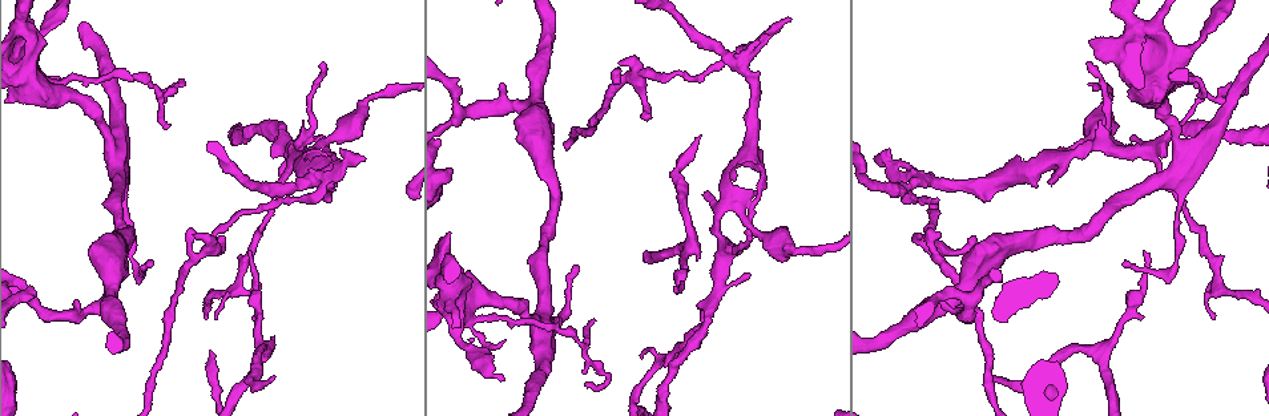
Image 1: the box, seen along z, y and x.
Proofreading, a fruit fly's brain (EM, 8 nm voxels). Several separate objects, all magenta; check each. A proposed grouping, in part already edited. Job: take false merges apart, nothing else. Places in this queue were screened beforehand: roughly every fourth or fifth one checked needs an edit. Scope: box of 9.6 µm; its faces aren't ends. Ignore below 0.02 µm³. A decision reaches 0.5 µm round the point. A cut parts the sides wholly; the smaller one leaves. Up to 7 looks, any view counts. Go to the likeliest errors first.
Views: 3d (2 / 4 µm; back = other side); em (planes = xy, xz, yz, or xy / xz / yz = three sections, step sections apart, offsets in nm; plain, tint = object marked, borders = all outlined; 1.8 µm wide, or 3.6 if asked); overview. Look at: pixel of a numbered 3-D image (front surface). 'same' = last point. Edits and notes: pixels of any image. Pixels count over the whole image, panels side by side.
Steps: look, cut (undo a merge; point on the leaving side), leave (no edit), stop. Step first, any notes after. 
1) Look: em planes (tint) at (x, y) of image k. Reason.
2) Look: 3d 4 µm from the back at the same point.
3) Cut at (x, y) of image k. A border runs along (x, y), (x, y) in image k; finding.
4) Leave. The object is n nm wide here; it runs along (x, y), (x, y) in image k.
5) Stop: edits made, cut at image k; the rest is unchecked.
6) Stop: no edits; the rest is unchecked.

Look: 3d 4 µm at (638, 75) of image 1. A fork.

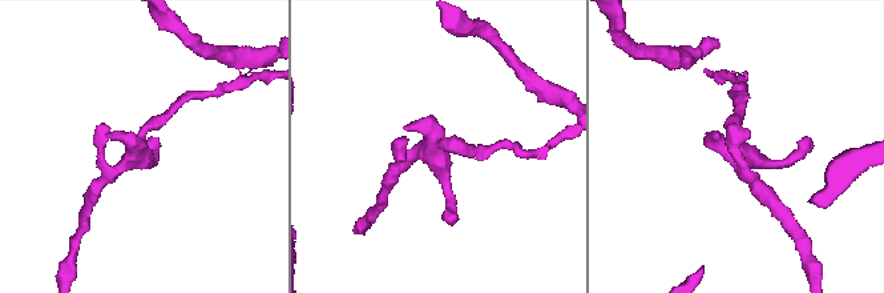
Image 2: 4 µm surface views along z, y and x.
Look: em planes (tint) at (436, 151) of image 2.

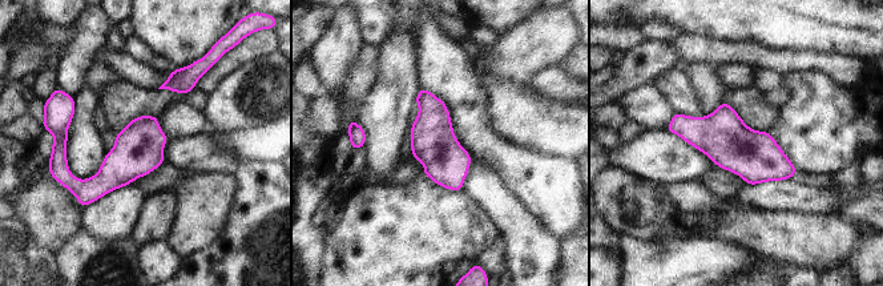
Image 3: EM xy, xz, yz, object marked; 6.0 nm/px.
Leave. The object is 280 nm wide here; it runs along (672, 127), (722, 136), (793, 170) in image 3; one neuron here.

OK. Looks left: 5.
Look: em 3.6 µm xy step 4 (tint) at (1164, 78) of image 1. Sharp bend.

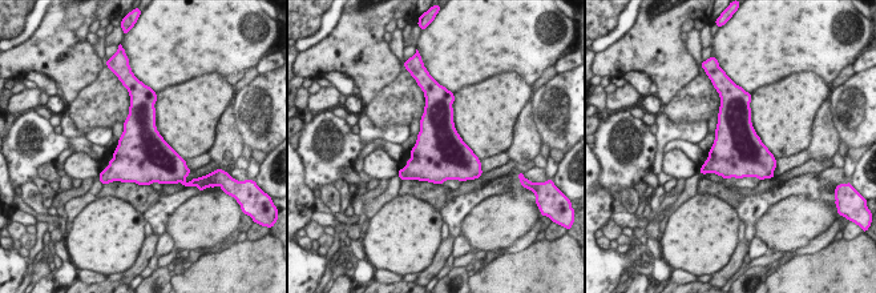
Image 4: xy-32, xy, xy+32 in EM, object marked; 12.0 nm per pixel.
Look: em 3.6 µm planes (tint) at the same point.

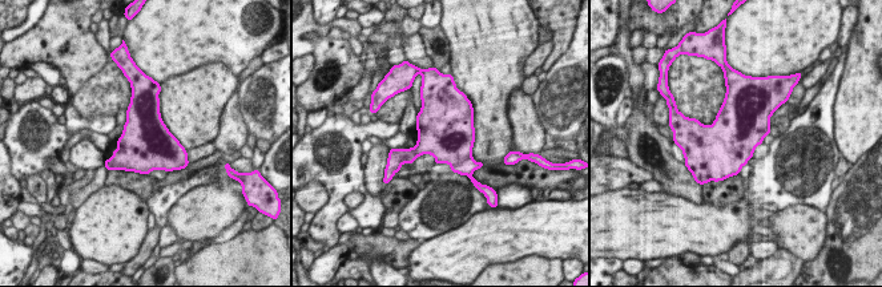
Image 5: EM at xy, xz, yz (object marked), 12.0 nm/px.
Cut at (466, 168) of image 5. A border runs along (471, 156), (451, 166) in image 5; two neurons meet here.

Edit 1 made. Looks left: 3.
Look: overview. Redraw.

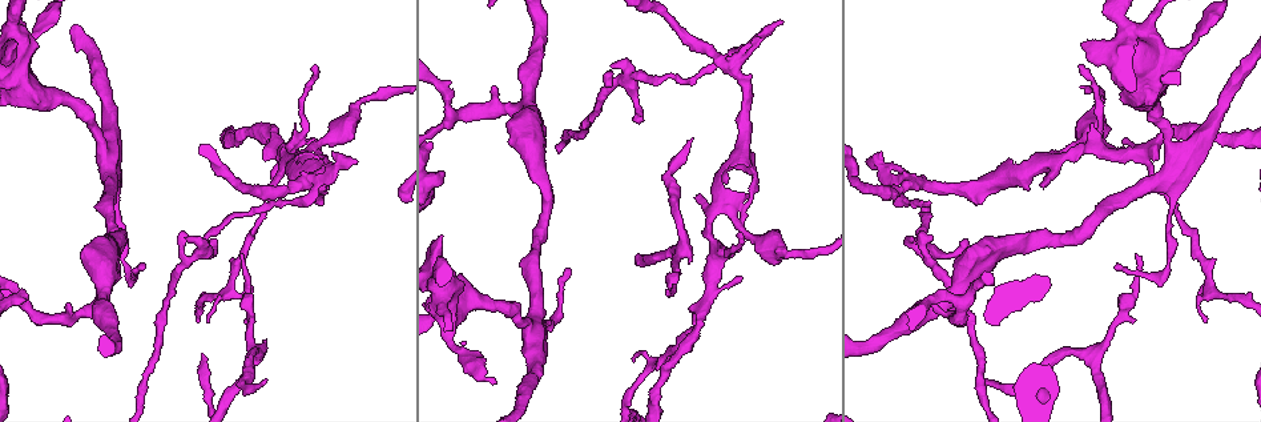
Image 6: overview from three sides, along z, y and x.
Look: em yz step 4 (tint) at (1178, 158) of image 6. Sharp bend.

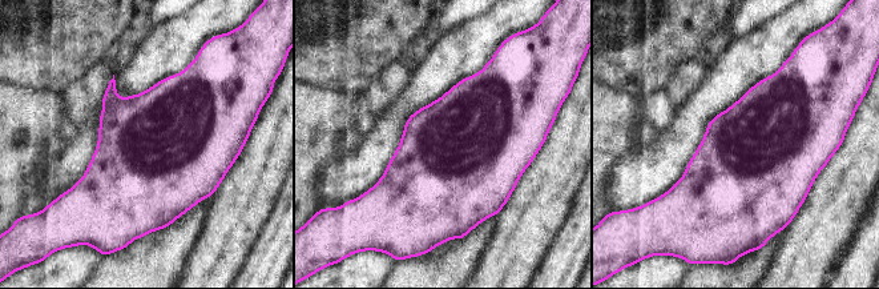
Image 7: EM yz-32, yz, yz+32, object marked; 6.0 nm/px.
Leave. All the same neuron.

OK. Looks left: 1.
Stop: edits made, cut at image 5; the rest is unchecked.

